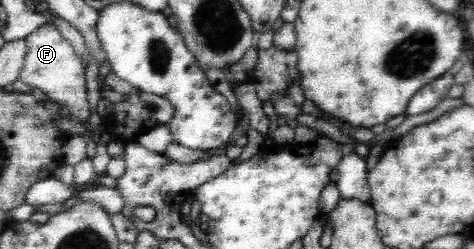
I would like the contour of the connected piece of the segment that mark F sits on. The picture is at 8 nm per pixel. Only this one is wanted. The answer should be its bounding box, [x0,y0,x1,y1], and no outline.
[19,24,90,122]

